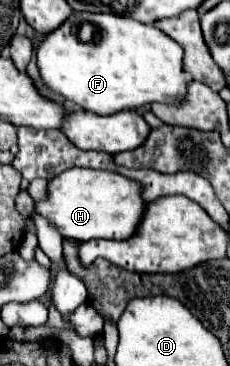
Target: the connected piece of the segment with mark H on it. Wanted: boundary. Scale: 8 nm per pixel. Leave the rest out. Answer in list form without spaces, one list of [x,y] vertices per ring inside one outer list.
[[[73,167],[49,181],[47,197],[33,205],[33,213],[47,219],[63,237],[85,243],[91,239],[127,239],[139,225],[143,207],[139,183],[111,171]]]

